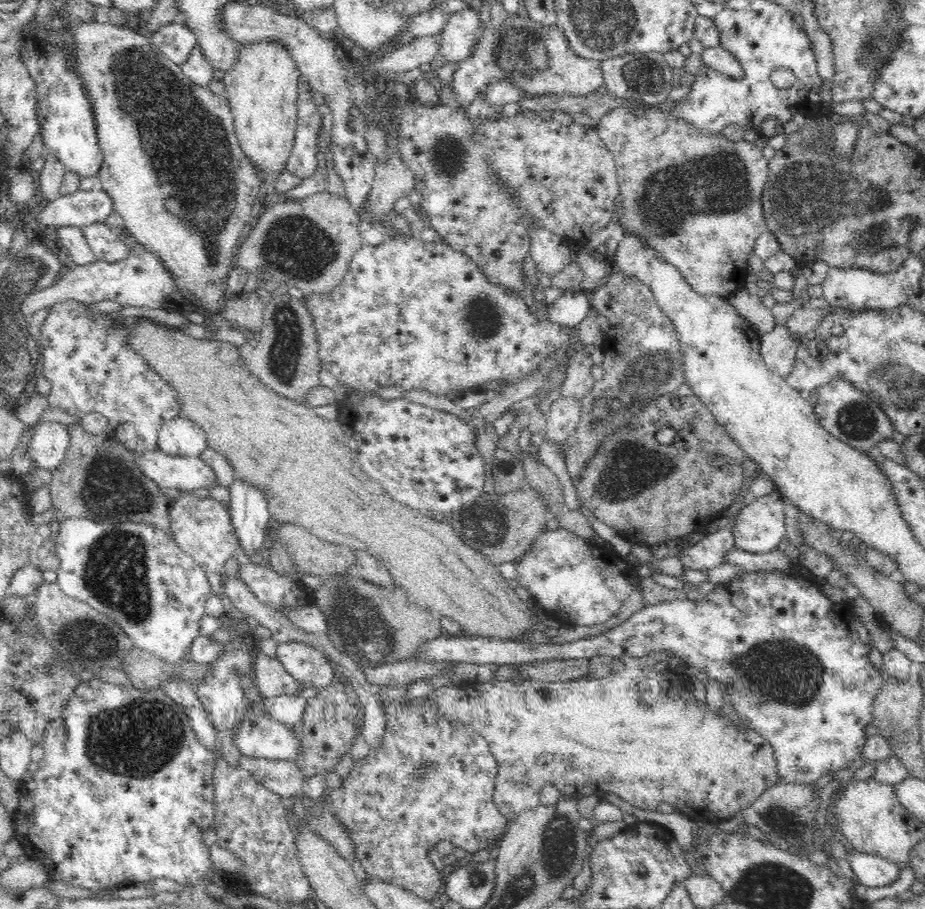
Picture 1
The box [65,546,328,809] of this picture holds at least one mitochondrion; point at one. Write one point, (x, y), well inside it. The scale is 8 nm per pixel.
(137, 740)

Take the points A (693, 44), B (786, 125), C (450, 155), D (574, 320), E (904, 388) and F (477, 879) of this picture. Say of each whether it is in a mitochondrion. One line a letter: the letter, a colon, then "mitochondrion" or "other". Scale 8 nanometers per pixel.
A: other
B: other
C: mitochondrion
D: other
E: mitochondrion
F: mitochondrion

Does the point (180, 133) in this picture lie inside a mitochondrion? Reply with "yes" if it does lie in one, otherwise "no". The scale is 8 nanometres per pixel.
yes

